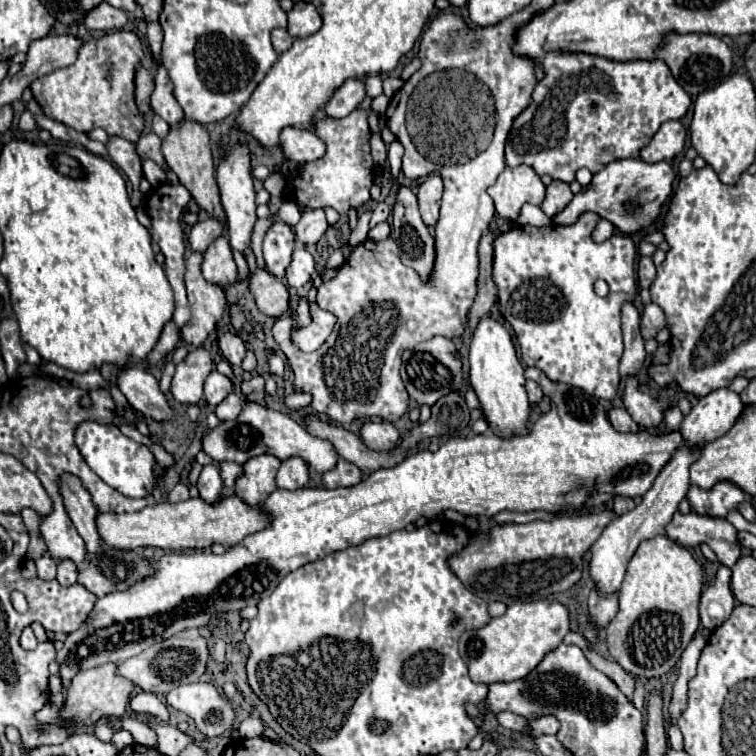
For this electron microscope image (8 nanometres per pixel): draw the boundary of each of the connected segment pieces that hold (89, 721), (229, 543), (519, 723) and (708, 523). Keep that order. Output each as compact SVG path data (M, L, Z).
M105 663L105 665L97 665L93 669L85 669L81 673L77 673L73 677L71 687L67 689L67 699L65 699L65 707L61 711L61 715L67 719L65 723L61 723L61 727L71 729L77 725L95 725L95 721L99 721L105 715L113 715L113 717L123 717L127 701L131 699L133 691L137 687L117 675L117 663Z
M237 495L223 497L217 503L209 505L201 499L189 499L183 503L157 503L147 505L135 513L103 513L97 511L97 531L105 545L115 549L135 551L139 547L159 547L169 551L181 549L205 549L213 543L223 543L225 547L233 547L243 541L245 535L259 531L269 525L269 517L265 517L259 507L245 505Z
M501 711L501 713L497 715L497 719L499 719L499 723L501 723L505 729L509 729L509 731L513 731L513 733L521 733L521 731L527 729L527 725L529 725L529 721L527 721L525 717L519 717L519 715L511 713L511 711Z
M677 511L665 527L665 535L677 543L683 543L685 547L697 547L701 543L709 545L717 553L719 563L727 567L733 567L741 557L737 529L725 517Z

